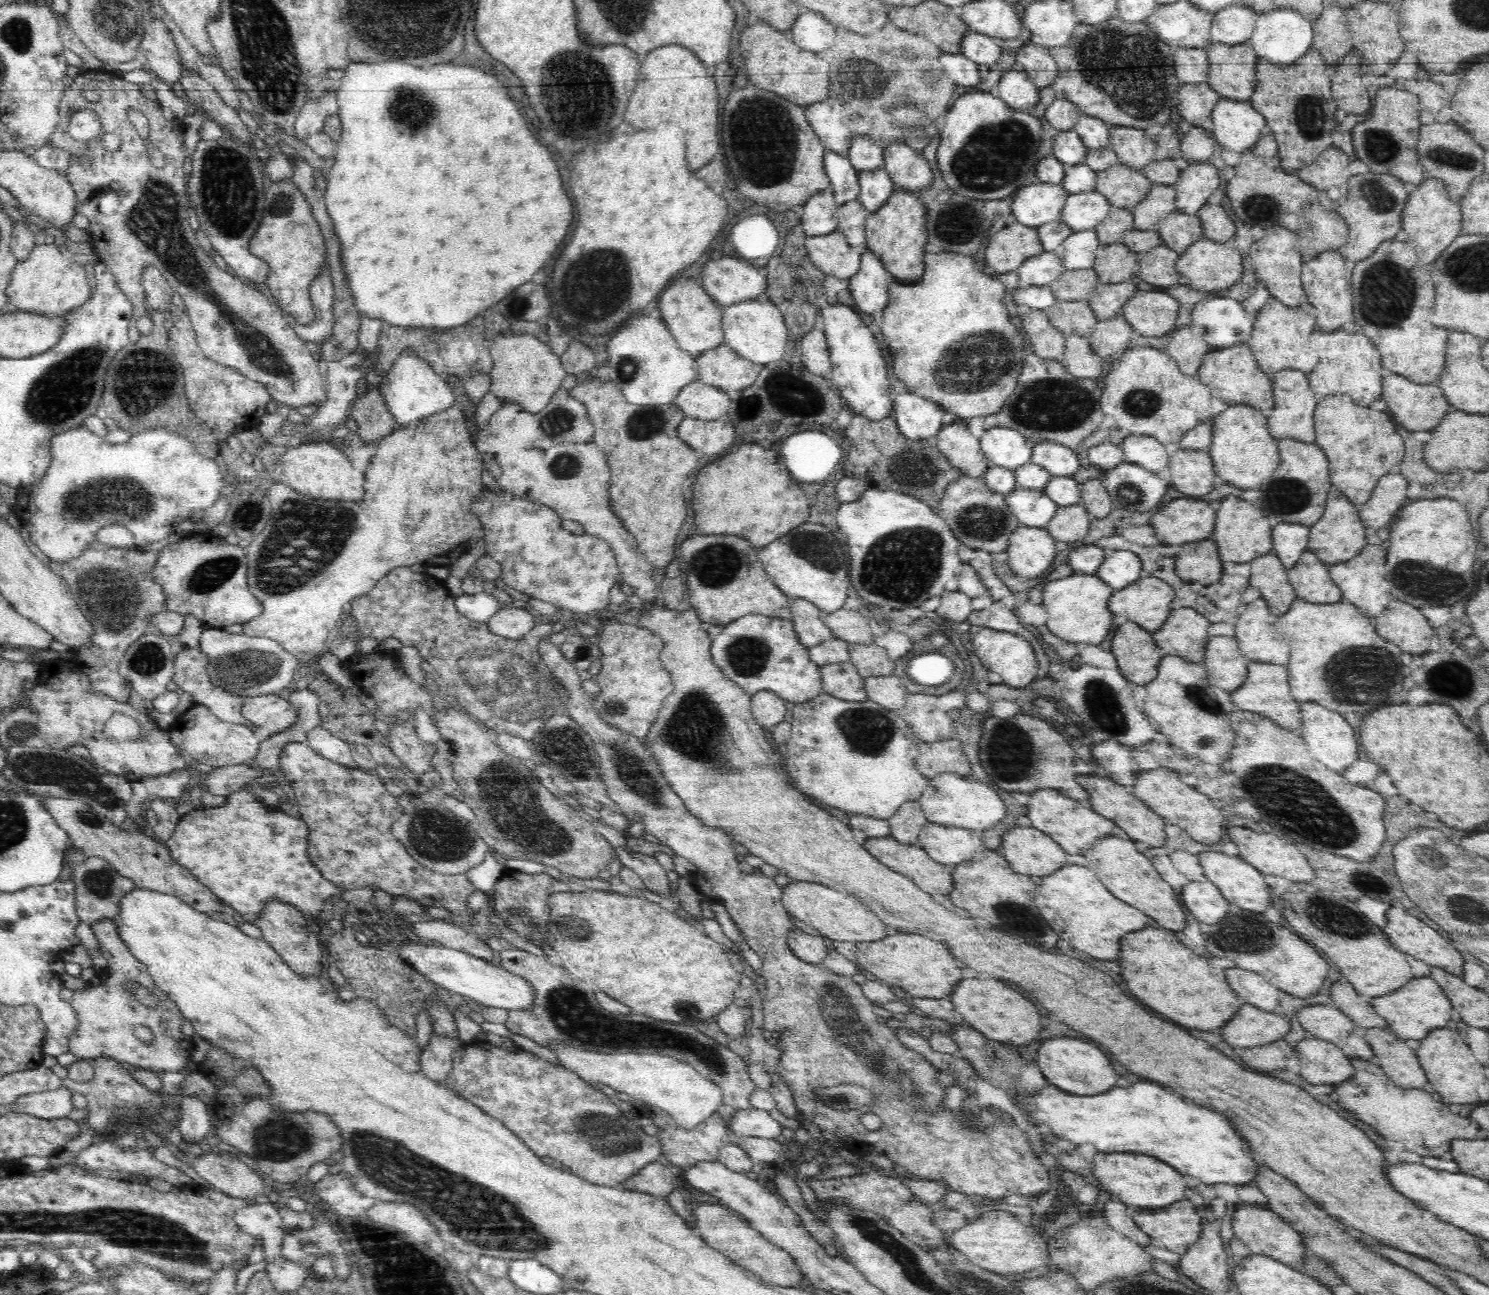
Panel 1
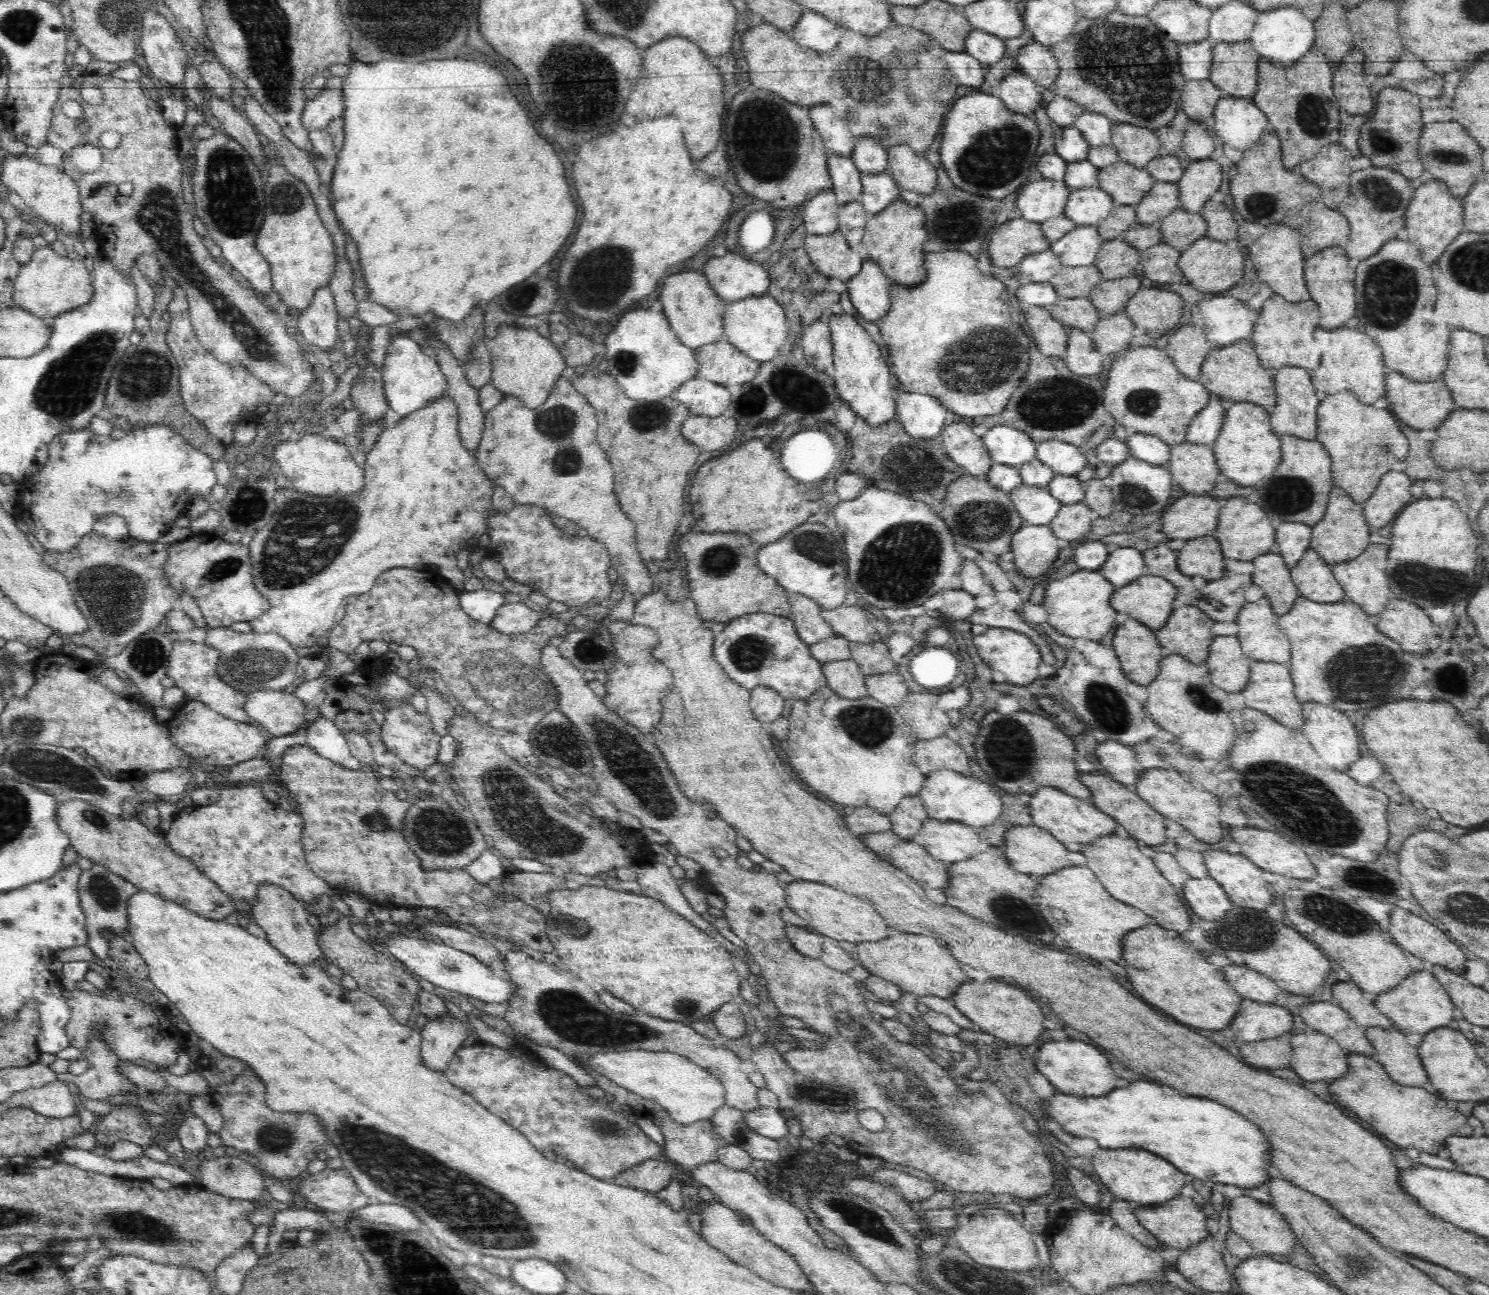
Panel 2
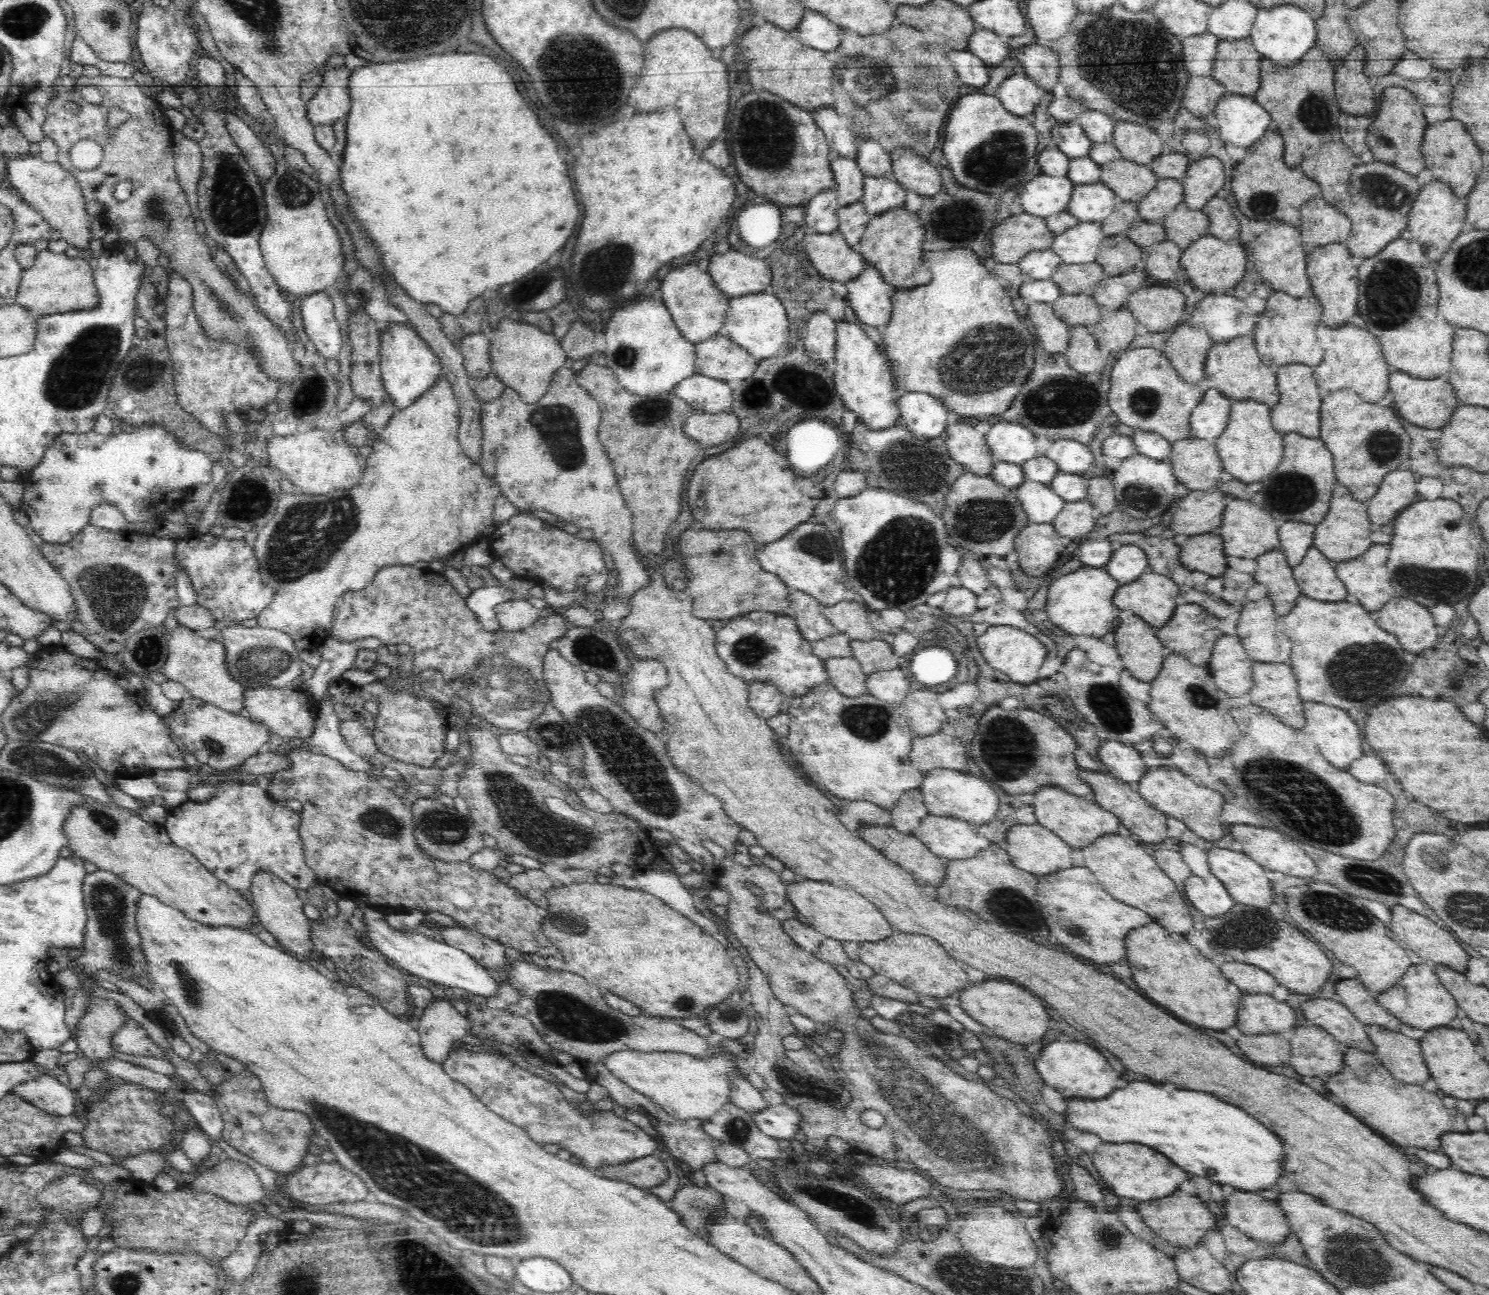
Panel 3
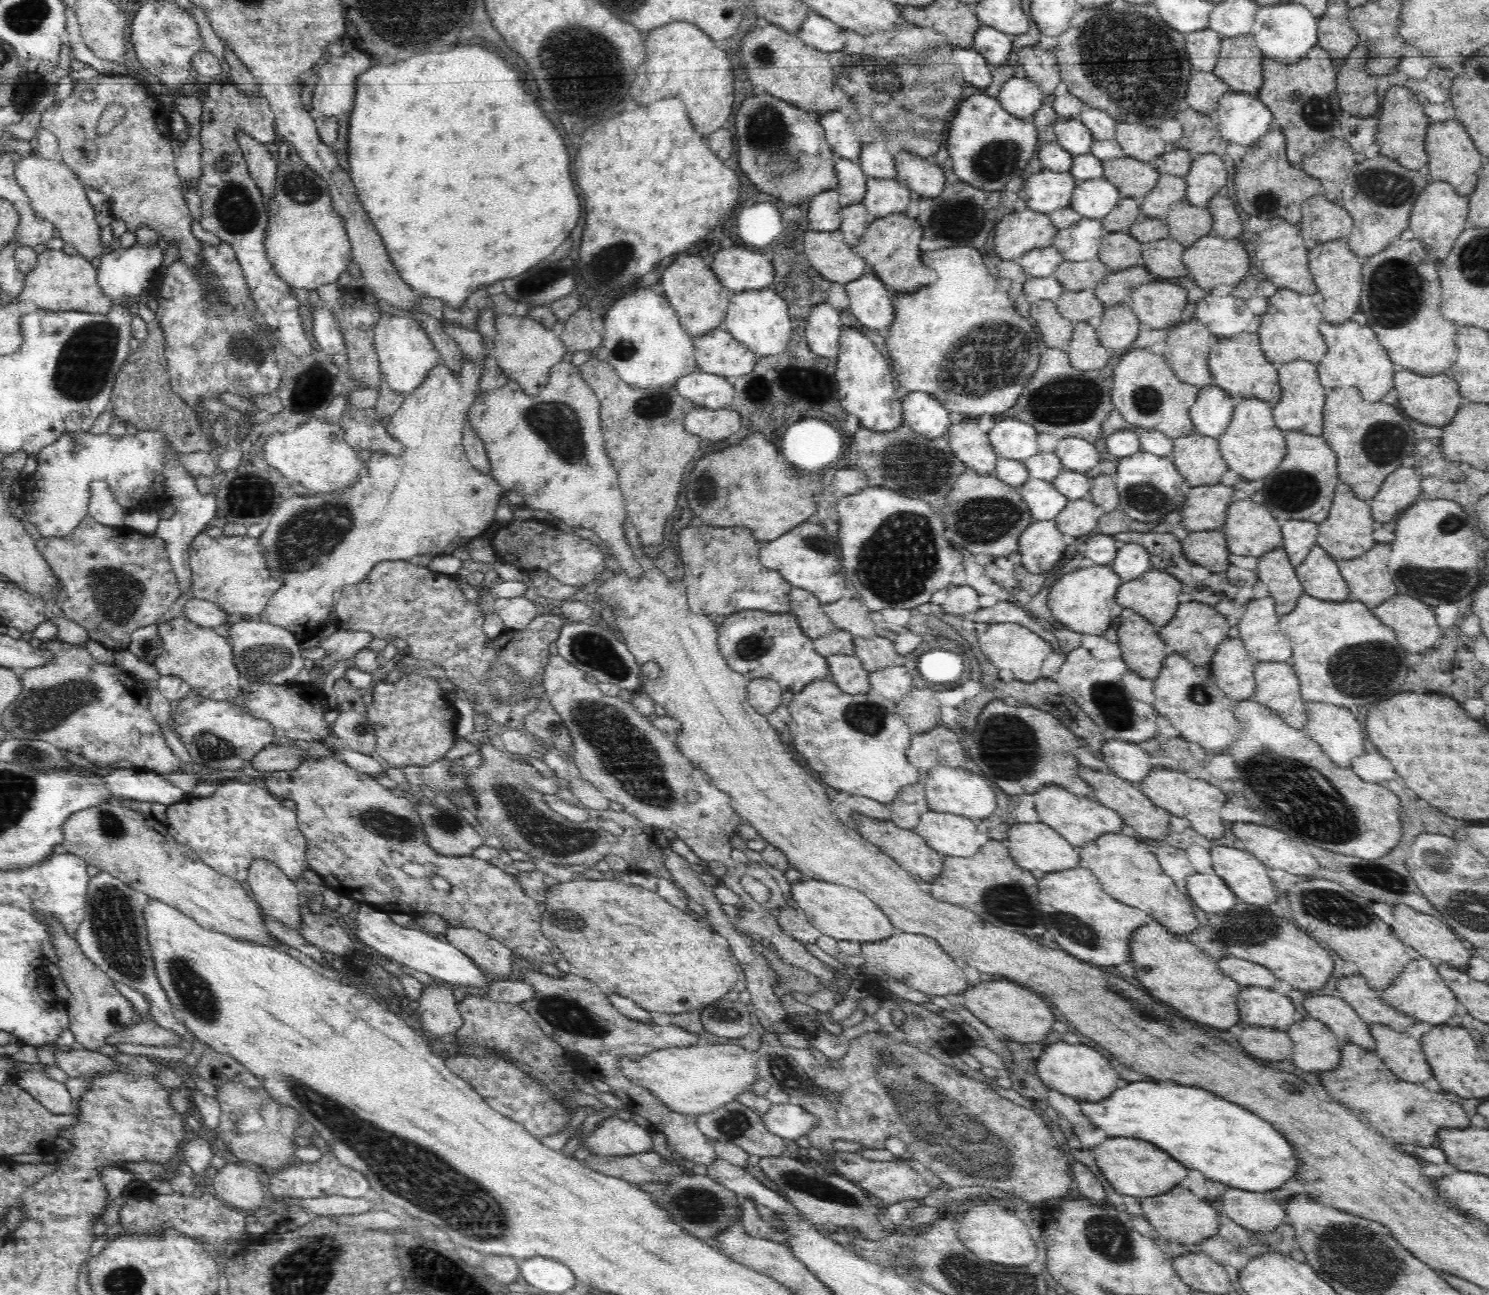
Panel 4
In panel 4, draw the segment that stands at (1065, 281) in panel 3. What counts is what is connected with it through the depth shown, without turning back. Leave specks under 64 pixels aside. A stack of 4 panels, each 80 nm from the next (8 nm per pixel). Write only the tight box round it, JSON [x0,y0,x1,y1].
[1053,257,1110,291]

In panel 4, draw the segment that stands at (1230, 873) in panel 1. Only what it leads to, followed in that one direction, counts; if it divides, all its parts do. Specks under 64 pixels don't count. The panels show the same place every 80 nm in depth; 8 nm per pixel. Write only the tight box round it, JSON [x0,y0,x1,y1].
[1210,846,1281,906]

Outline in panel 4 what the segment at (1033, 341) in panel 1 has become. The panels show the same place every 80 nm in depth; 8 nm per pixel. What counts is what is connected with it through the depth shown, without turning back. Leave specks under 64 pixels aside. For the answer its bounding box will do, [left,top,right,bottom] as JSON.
[1028,299,1073,350]

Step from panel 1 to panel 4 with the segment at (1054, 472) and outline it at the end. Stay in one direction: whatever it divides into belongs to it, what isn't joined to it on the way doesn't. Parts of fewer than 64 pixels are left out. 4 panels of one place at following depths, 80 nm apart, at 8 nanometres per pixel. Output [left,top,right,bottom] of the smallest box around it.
[1054,437,1100,471]

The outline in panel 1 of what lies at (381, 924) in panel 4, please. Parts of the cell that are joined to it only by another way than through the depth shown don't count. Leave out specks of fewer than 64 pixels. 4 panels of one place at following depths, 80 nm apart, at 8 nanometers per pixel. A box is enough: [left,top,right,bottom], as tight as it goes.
[400,942,534,1010]

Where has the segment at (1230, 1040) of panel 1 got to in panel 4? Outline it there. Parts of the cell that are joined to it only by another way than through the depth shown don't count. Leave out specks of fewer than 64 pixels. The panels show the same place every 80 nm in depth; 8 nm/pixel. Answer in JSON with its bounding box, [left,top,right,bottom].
[1238,986,1299,1030]

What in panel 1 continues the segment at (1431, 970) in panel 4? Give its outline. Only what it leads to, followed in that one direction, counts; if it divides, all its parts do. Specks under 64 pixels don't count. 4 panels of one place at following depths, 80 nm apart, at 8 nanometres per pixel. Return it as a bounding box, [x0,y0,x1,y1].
[1371,976,1453,1040]

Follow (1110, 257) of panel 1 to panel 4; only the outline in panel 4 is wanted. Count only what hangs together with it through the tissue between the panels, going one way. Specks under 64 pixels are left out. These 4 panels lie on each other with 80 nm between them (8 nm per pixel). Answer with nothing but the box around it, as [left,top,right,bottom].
[1097,233,1143,273]

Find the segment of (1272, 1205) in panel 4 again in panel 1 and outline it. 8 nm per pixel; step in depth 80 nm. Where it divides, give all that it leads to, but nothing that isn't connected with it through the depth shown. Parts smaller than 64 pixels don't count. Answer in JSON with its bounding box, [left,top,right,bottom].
[1231,1203,1307,1266]

